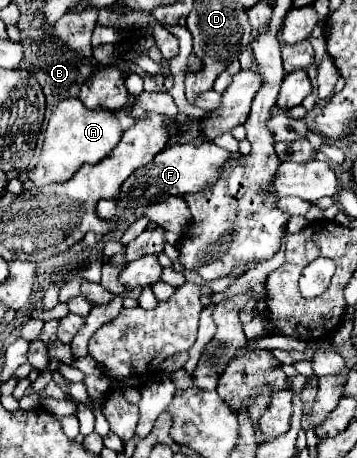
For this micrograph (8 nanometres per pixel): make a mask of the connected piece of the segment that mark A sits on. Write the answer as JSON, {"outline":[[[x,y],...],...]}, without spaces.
{"outline":[[[66,98],[56,106],[48,120],[40,162],[28,176],[36,186],[66,182],[82,164],[98,164],[102,158],[106,158],[120,142],[120,136],[122,128],[118,128],[114,112],[108,108],[90,110],[78,98]]]}

